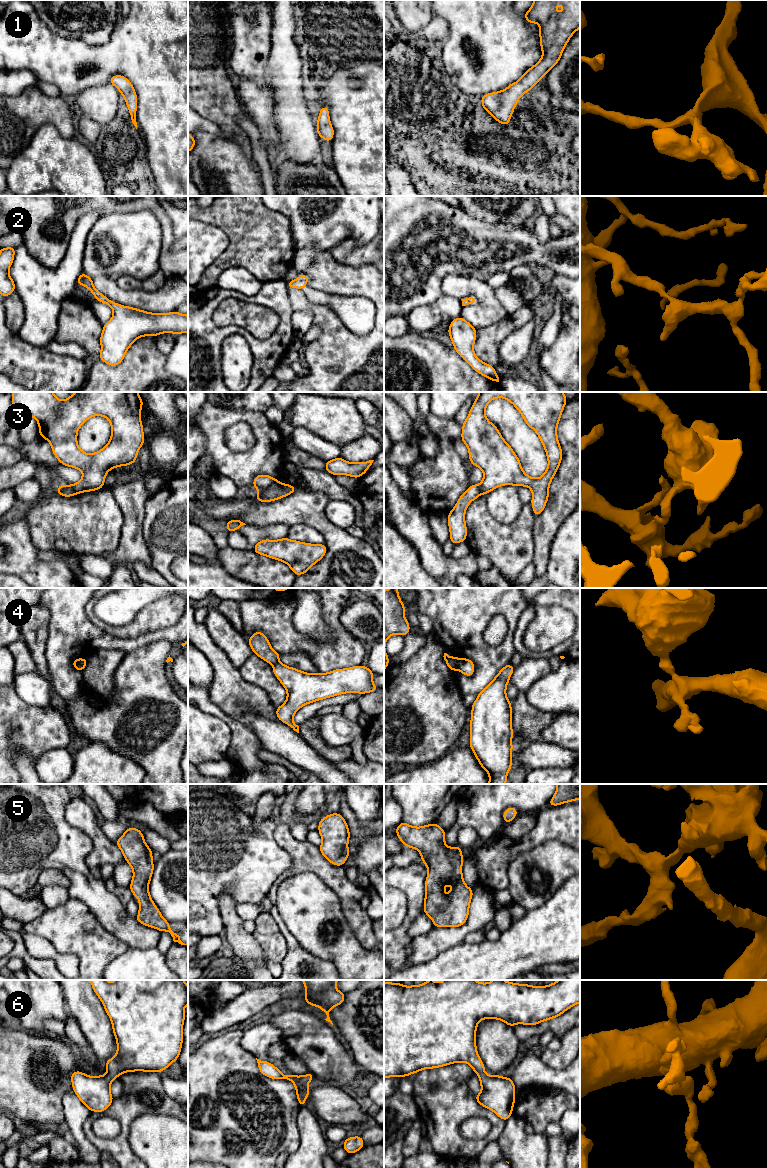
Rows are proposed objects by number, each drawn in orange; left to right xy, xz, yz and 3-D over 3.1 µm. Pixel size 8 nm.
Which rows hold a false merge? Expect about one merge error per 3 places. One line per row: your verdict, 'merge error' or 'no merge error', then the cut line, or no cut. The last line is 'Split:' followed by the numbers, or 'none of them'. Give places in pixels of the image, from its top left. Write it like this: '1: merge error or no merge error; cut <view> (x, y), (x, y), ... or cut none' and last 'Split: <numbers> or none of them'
1: no merge error; cut none
2: no merge error; cut none
3: merge error; cut xz (276, 480), (259, 491)
4: merge error; cut xy (80, 659), (79, 670)
5: no merge error; cut none
6: no merge error; cut none
Split: 3, 4

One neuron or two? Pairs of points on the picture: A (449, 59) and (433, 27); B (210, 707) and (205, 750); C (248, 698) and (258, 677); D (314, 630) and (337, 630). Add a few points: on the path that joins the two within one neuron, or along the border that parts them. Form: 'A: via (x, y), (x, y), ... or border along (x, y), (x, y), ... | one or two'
A: border along (441, 18), (447, 23), (448, 36), (440, 43) | two
B: border along (198, 707), (204, 712), (218, 716), (229, 727) | two
C: border along (238, 668), (241, 676), (259, 686), (270, 702) | two
D: border along (320, 609), (322, 619), (333, 634), (333, 643) | two

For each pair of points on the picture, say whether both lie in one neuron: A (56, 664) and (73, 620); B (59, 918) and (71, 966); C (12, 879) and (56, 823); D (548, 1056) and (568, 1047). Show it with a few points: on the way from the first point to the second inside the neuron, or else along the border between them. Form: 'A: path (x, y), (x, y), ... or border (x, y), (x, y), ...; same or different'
A: path (60, 653), (63, 644), (69, 637), (69, 631); same
B: border (48, 941), (59, 953), (73, 953), (79, 969); different
C: path (16, 865), (42, 837); same
D: path (553, 1056), (559, 1056), (563, 1052); same

